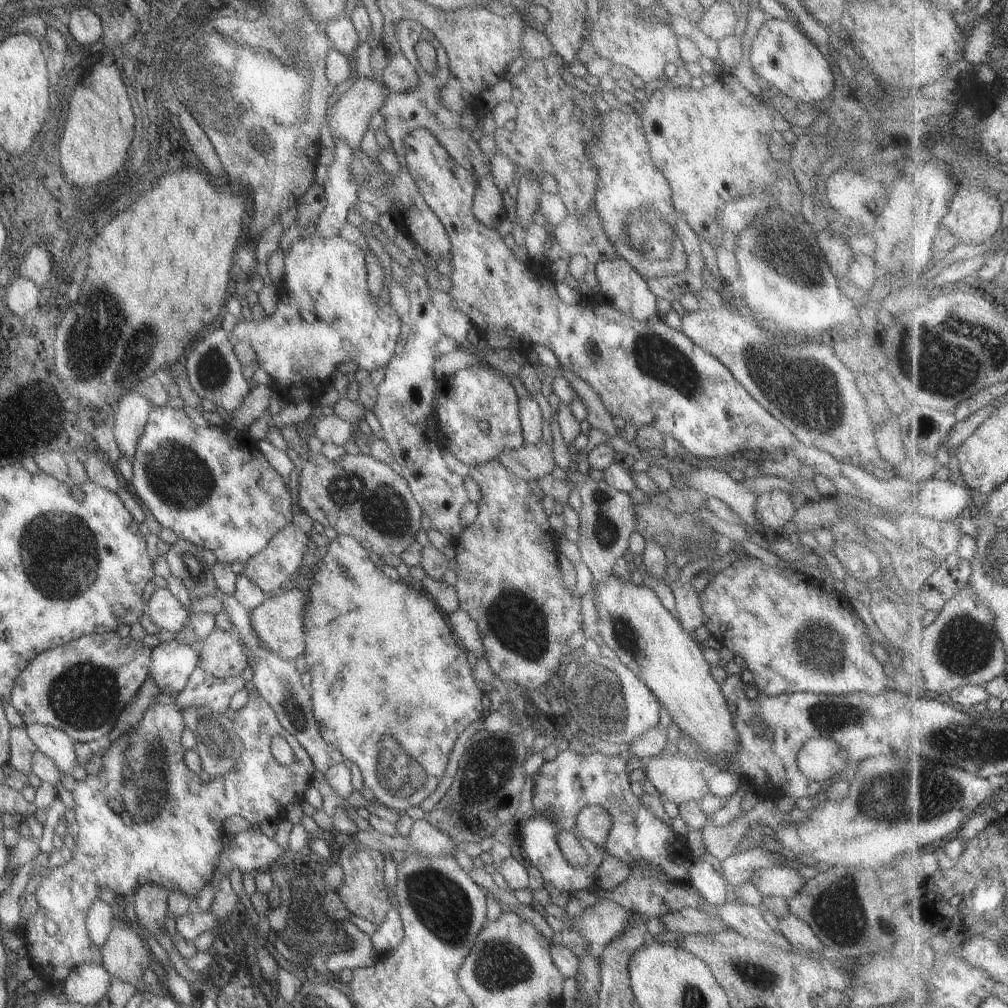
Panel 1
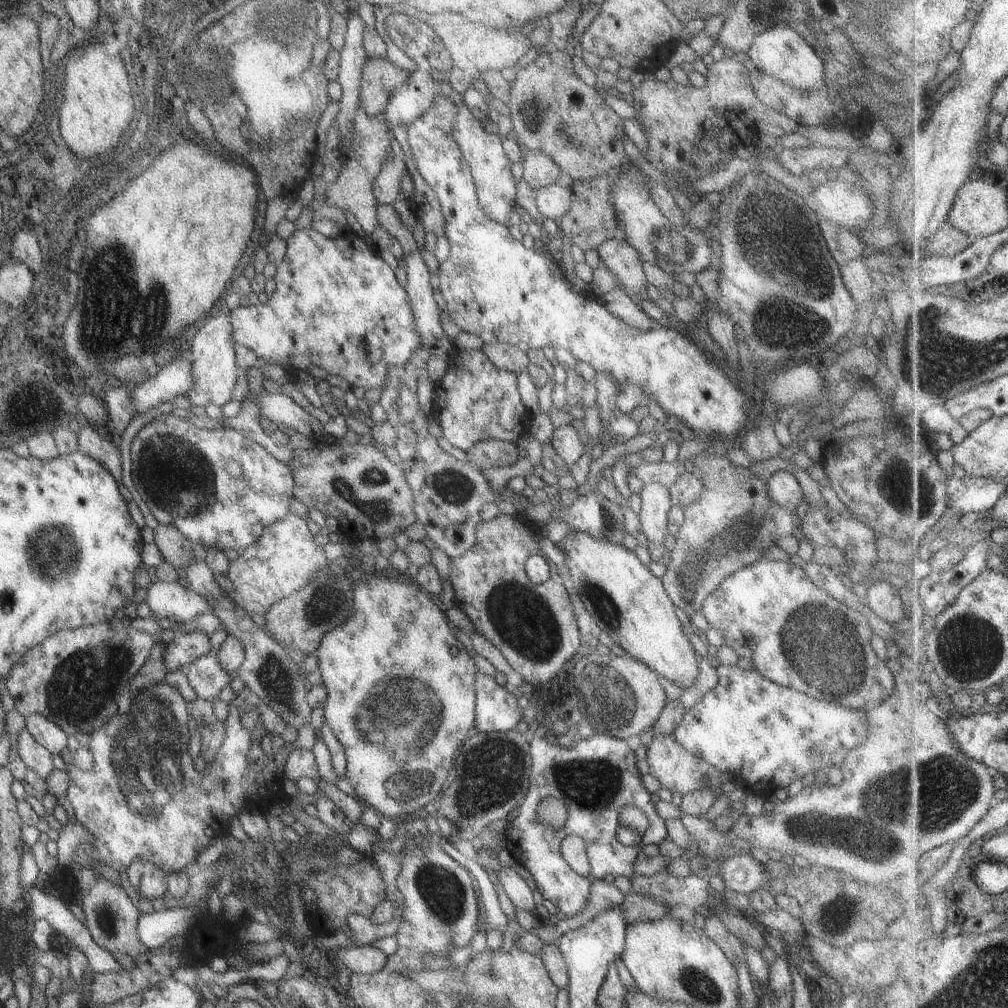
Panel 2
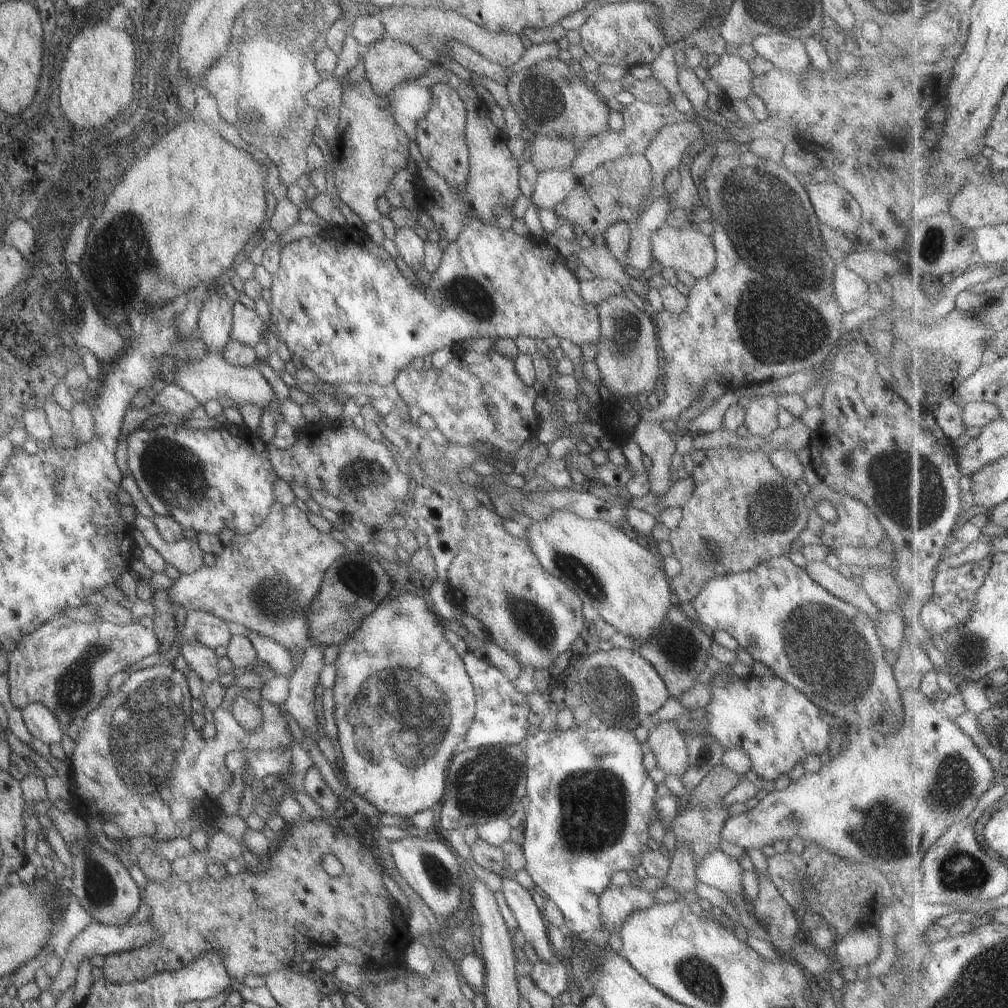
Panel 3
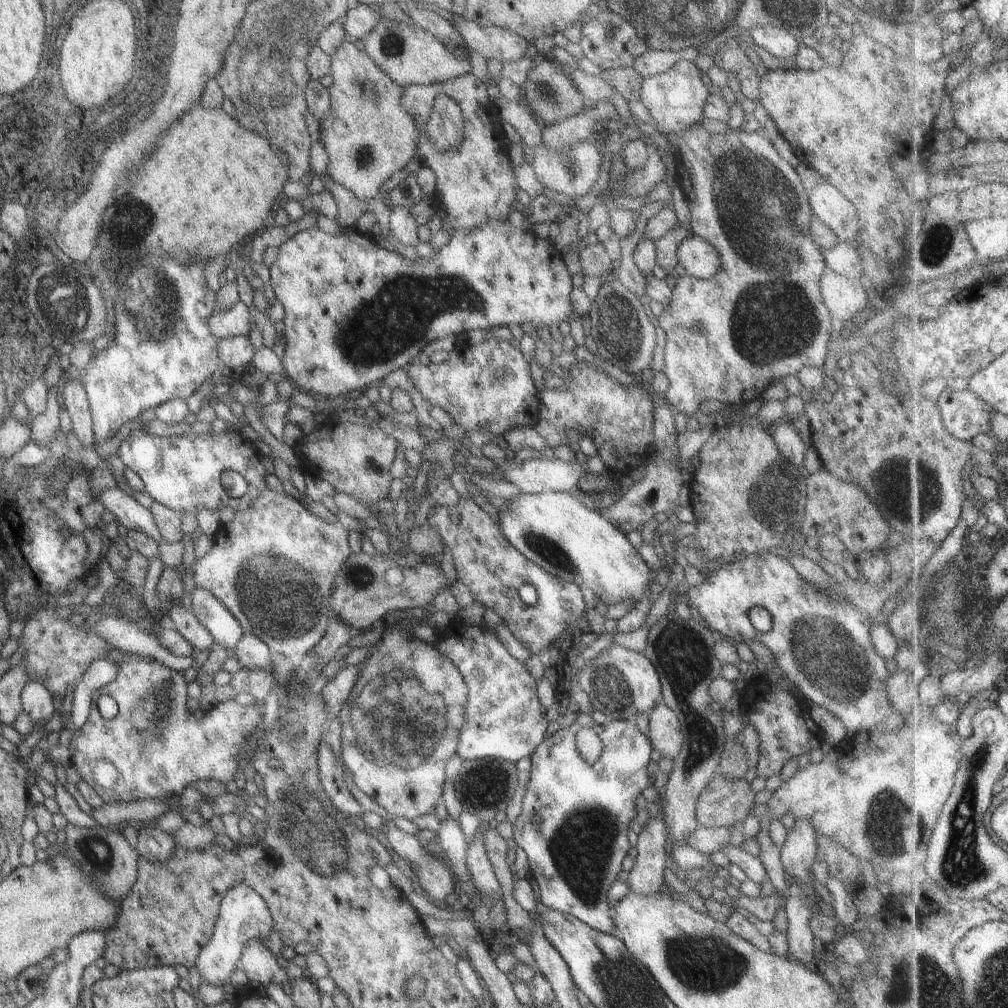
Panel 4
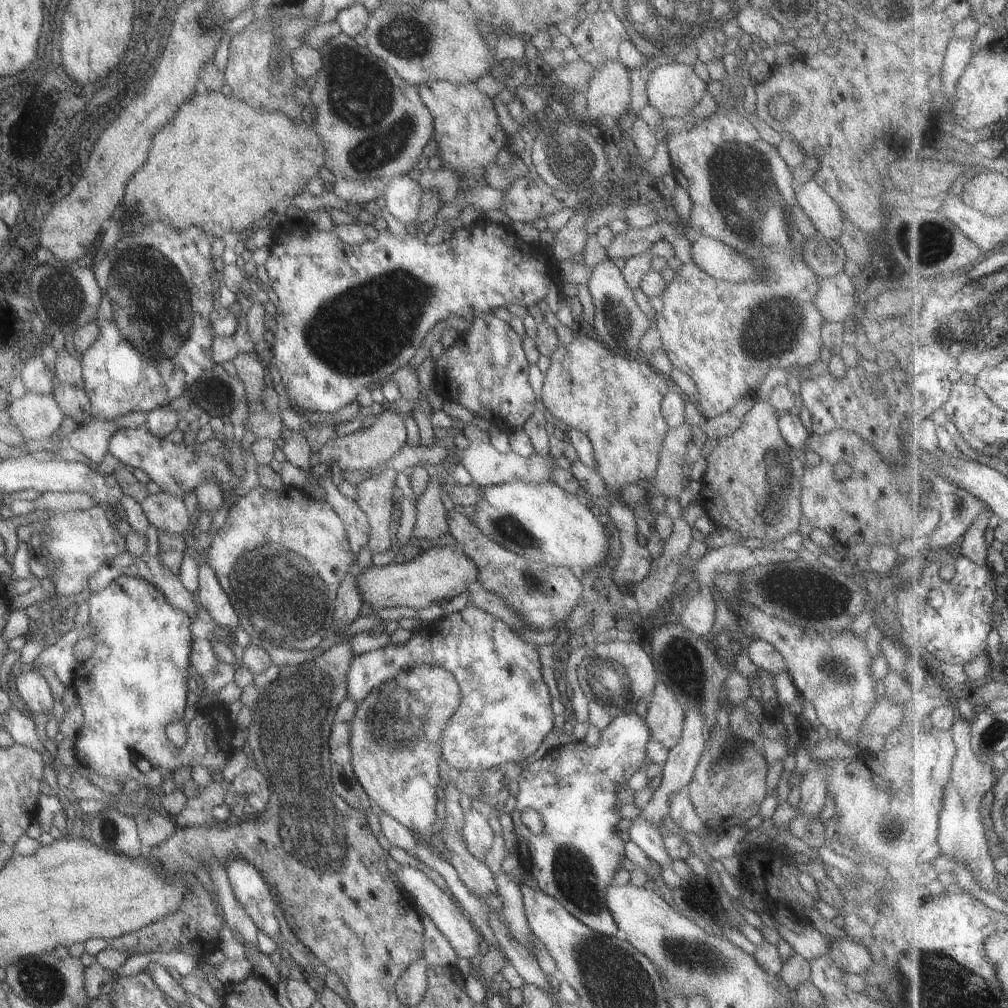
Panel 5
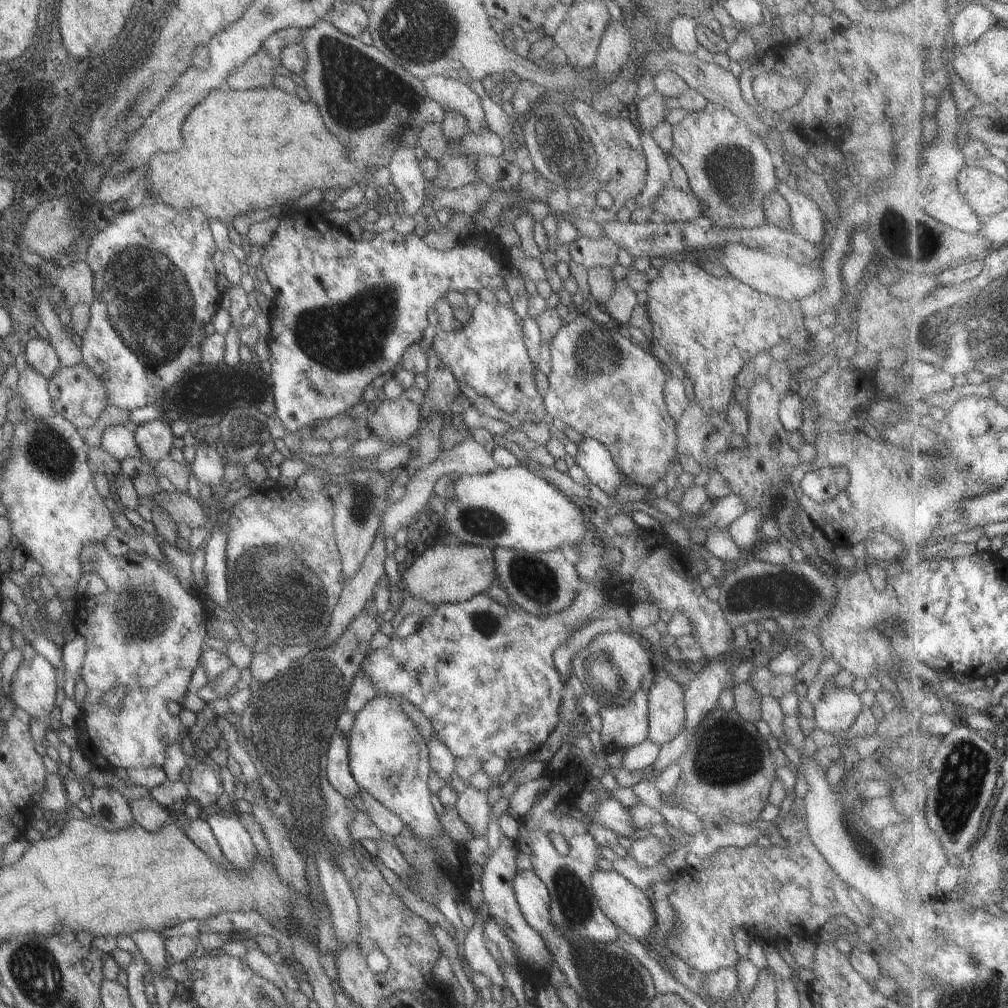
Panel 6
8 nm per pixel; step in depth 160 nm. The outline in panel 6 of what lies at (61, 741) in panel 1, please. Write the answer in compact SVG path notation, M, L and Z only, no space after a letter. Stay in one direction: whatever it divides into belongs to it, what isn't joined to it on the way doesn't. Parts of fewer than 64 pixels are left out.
M37 653L30 659L21 658L11 676L9 696L14 706L29 718L47 721L57 690L54 666Z

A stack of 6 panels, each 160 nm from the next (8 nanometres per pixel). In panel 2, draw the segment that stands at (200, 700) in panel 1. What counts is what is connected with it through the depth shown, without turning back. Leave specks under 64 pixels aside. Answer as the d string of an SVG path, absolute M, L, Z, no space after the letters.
M212 653L201 655L182 668L185 678L197 699L214 702L218 692L232 680L229 674L219 668Z

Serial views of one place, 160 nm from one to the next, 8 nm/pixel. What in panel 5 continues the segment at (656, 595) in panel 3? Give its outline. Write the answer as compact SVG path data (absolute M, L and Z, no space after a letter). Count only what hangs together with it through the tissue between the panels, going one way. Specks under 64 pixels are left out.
M511 480L511 482L491 484L490 486L477 485L477 488L479 488L479 500L473 506L473 514L467 518L483 538L489 538L491 542L499 544L502 548L512 551L518 556L569 570L573 566L577 566L587 572L605 561L609 536L597 518L590 512L587 502L577 495L569 494L551 482L527 484L527 482Z

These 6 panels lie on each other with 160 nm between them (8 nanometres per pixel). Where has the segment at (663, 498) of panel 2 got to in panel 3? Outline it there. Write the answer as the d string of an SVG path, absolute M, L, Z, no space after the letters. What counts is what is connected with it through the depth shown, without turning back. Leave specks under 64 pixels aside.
M638 421L629 438L651 461L646 472L648 494L664 495L670 487L670 479L675 477L670 466L675 437L661 428L658 422Z

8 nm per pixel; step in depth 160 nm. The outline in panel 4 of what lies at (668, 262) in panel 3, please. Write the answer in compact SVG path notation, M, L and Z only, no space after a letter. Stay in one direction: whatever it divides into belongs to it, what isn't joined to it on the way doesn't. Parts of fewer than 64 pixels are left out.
M687 235L675 249L678 269L689 277L708 279L718 269L718 252L697 235Z

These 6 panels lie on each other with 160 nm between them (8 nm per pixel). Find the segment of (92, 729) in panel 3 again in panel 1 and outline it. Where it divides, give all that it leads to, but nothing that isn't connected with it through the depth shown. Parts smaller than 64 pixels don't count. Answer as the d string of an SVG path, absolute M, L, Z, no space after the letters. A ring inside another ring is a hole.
M255 691L249 693L247 702L233 714L232 727L239 742L242 744L242 751L240 755L236 758L234 765L221 777L213 777L209 782L204 782L199 779L196 774L193 774L184 763L183 753L184 748L181 746L180 738L182 735L182 730L185 728L184 722L182 721L182 712L173 703L161 704L160 700L151 703L143 713L143 716L139 719L139 722L127 733L122 734L117 740L109 743L109 747L105 751L102 751L102 767L101 770L91 775L86 775L82 782L76 782L75 787L71 790L75 806L72 808L75 820L77 822L77 829L72 833L75 841L75 846L71 851L70 858L67 860L66 864L58 867L53 867L49 876L41 880L39 888L37 888L34 893L34 898L37 903L37 909L33 913L27 914L26 925L23 928L22 936L24 940L24 947L26 948L27 958L31 964L31 968L34 971L35 976L42 979L47 985L49 985L53 980L64 981L67 975L73 970L77 965L83 963L93 963L100 964L100 946L90 945L89 938L85 930L85 914L89 906L91 906L93 900L97 898L97 893L101 888L107 888L114 892L115 899L118 903L123 902L123 897L130 894L134 894L136 888L141 885L152 884L163 887L168 894L169 893L183 893L190 899L195 897L200 890L210 882L212 874L214 873L214 862L222 851L222 832L223 828L221 822L225 820L228 816L241 816L245 818L250 824L259 825L262 821L272 821L277 822L282 819L285 806L287 804L298 802L303 796L304 792L310 788L313 773L315 772L312 767L312 762L308 757L302 746L293 738L292 734L289 734L279 723L277 717L271 707L259 696ZM273 736L281 736L290 746L294 760L287 765L279 765L271 756L269 752L269 742ZM109 800L116 800L123 807L120 814L113 814L113 812L107 808L107 802Z

